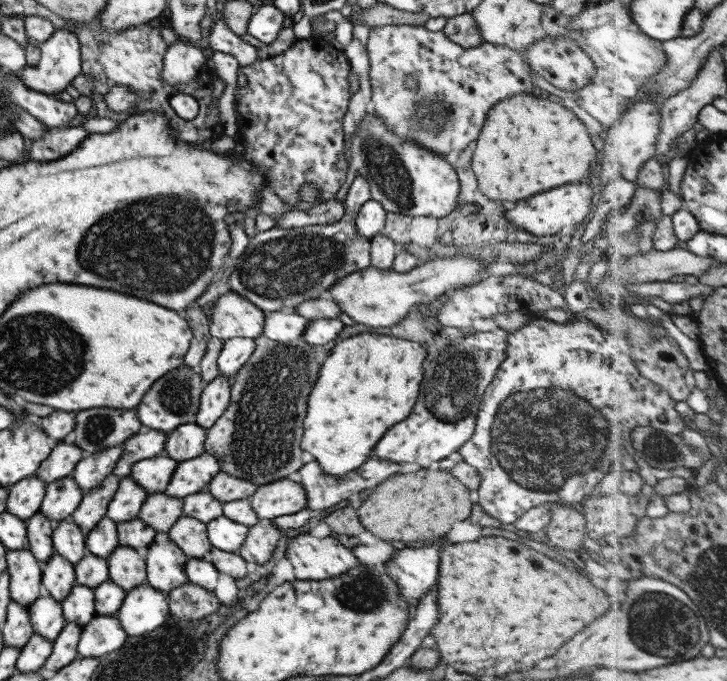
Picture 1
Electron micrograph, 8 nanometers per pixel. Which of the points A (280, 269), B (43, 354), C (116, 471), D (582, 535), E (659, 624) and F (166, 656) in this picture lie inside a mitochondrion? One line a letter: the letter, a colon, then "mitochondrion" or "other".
A: mitochondrion
B: mitochondrion
C: other
D: other
E: mitochondrion
F: mitochondrion

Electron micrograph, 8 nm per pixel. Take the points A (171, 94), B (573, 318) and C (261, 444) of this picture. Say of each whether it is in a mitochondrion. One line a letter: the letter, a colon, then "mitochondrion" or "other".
A: other
B: other
C: mitochondrion

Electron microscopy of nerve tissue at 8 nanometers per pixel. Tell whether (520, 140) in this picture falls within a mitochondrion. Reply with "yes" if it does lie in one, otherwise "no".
no

